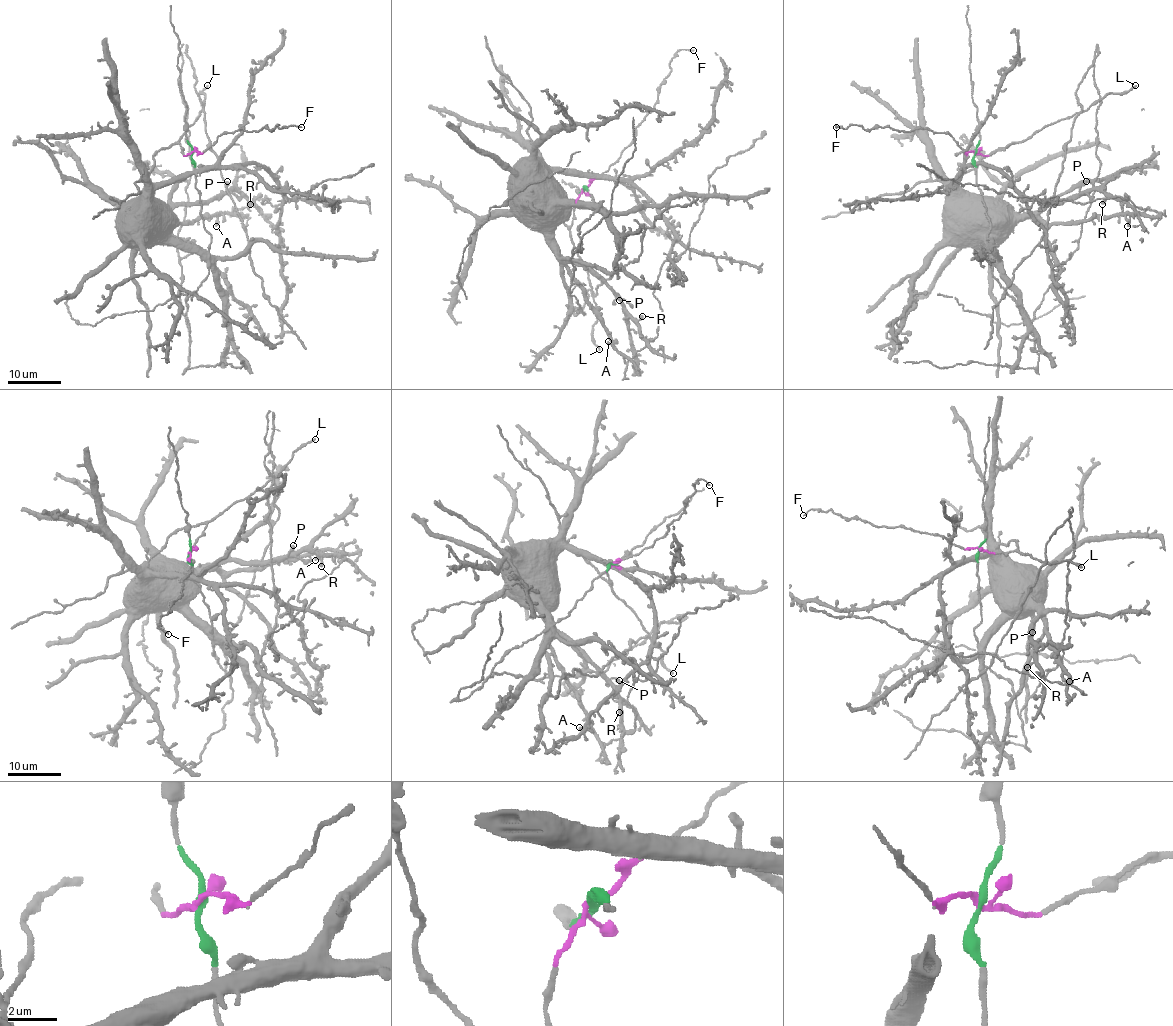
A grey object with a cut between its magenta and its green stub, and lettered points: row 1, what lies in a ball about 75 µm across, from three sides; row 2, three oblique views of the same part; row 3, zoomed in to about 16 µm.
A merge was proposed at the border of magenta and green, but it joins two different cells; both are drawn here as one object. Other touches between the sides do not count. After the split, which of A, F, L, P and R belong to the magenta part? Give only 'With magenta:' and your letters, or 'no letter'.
With magenta: F, L

